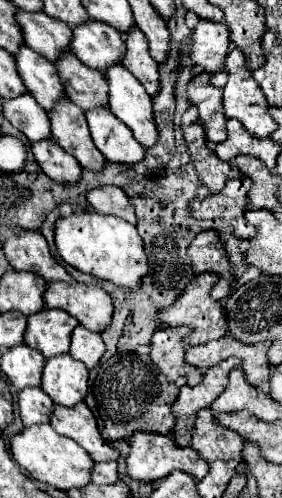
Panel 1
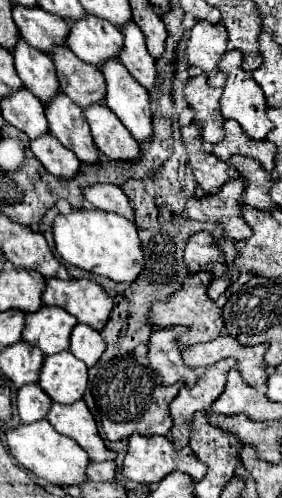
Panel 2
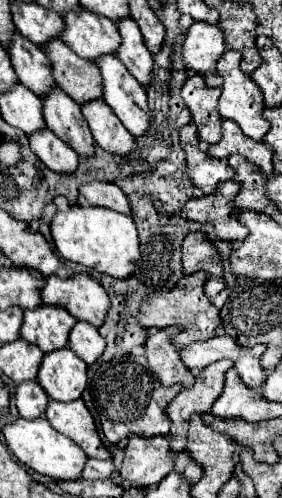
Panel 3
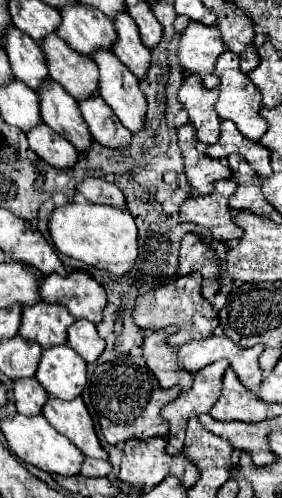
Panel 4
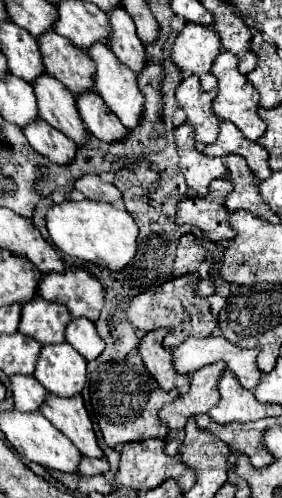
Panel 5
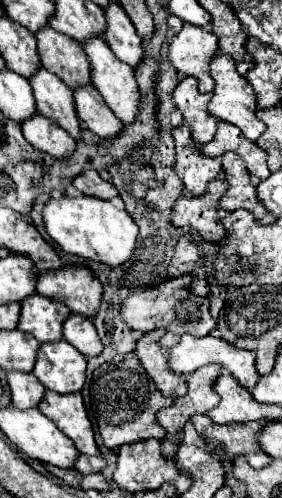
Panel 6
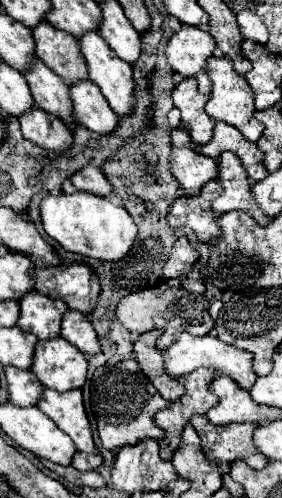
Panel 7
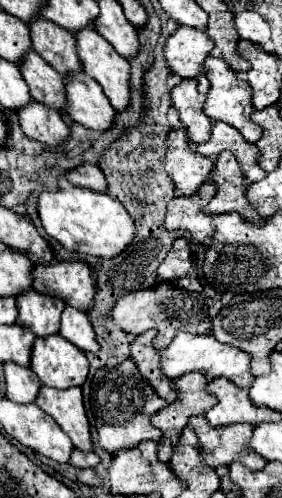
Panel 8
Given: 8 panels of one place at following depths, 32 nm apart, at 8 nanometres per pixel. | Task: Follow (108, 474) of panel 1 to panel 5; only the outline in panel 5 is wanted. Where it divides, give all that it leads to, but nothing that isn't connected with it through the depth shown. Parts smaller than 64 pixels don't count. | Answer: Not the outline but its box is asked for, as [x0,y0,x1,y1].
[78,456,110,476]

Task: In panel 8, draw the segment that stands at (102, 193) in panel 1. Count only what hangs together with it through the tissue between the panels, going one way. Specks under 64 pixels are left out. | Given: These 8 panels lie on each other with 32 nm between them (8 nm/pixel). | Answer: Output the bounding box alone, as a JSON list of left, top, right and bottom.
[68,164,108,192]

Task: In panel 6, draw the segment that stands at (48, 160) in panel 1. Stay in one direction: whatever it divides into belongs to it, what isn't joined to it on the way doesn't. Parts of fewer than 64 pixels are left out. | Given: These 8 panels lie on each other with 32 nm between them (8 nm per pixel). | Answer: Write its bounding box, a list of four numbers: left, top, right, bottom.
[22,114,76,160]

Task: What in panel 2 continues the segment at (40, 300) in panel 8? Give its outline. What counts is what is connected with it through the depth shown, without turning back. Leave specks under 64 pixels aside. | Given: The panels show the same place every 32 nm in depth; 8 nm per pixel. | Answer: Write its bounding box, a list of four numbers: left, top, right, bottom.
[22,306,78,356]

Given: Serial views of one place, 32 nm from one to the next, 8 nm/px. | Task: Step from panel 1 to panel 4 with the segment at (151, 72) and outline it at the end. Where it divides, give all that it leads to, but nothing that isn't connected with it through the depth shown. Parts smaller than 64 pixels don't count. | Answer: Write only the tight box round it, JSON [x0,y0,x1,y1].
[114,14,152,80]

